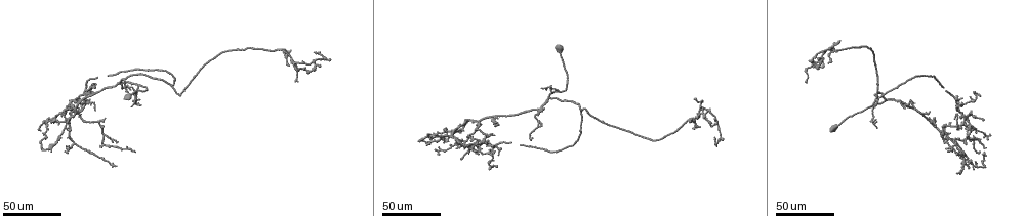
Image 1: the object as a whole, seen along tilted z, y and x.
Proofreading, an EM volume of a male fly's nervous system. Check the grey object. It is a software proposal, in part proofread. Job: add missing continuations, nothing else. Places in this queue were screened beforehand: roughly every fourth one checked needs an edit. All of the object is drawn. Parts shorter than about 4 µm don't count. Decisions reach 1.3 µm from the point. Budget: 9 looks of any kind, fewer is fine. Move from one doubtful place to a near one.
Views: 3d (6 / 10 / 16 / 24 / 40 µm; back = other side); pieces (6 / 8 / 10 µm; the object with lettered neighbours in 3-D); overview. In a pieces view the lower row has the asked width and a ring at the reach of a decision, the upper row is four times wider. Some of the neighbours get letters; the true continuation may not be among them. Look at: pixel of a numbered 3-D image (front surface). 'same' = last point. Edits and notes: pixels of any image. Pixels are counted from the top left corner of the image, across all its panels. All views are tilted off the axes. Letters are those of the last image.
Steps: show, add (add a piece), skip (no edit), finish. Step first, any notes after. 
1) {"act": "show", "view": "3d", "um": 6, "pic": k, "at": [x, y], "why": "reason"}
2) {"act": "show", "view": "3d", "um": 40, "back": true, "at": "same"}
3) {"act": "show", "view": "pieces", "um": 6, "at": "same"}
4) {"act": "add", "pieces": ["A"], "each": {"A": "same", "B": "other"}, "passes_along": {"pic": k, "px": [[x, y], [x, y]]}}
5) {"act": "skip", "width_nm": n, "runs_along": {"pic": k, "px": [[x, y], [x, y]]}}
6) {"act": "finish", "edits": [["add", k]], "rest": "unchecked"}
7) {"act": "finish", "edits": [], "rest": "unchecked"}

{"act": "show", "view": "3d", "um": 40, "pic": 1, "at": [947, 91], "why": "end of a long branch"}

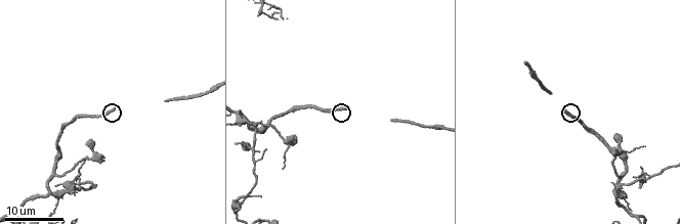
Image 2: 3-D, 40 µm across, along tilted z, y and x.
{"act": "show", "view": "pieces", "um": 8, "pic": 2, "at": [564, 111]}

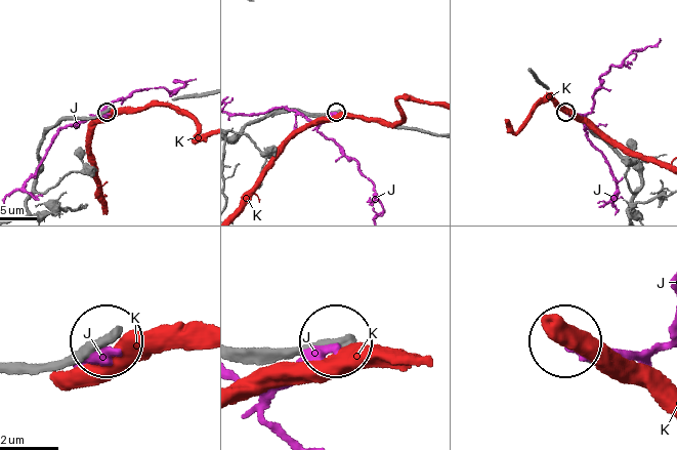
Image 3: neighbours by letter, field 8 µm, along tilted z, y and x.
{"act": "skip", "each": {"J": "other", "K": "other"}, "runs_along": {"pic": 3, "px": [[239, 350], [286, 352], [331, 340]]}, "found": "none of them fits"}

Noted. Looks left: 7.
{"act": "show", "view": "3d", "um": 40, "pic": 1, "at": [981, 151], "why": "tapers out"}

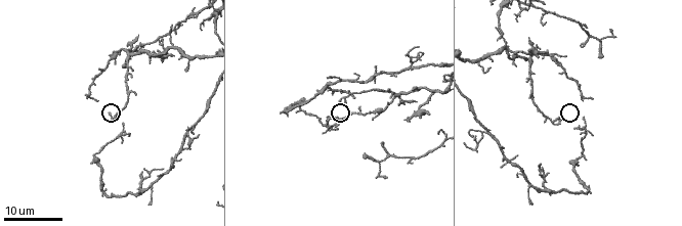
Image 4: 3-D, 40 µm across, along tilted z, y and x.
{"act": "show", "view": "pieces", "um": 8, "pic": 4, "at": [108, 112]}

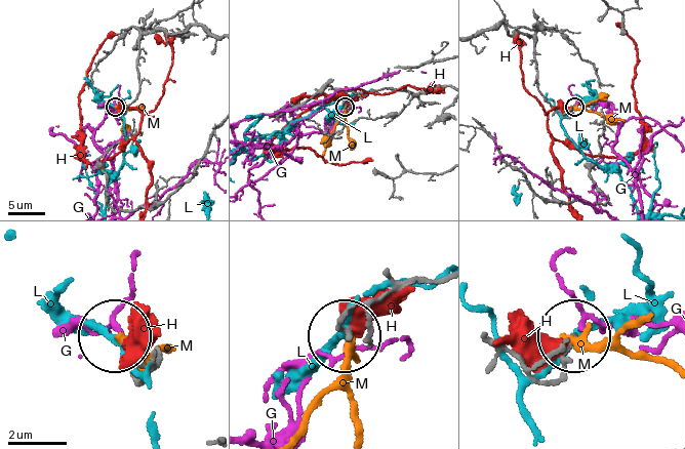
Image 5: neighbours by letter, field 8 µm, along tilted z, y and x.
{"act": "skip", "each": {"G": "other", "H": "other", "L": "other", "M": "other"}, "runs_along": {"pic": 5, "px": [[527, 35], [533, 41], [540, 93], [561, 112], [573, 106]]}, "found": "none of them fits"}

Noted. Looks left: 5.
{"act": "show", "view": "3d", "um": 24, "pic": 4, "at": [381, 141], "why": "free end"}

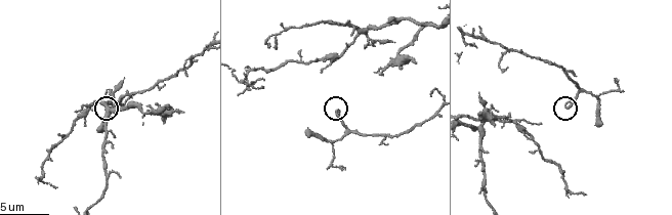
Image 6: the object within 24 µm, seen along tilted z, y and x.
{"act": "show", "view": "pieces", "um": 6, "pic": 6, "at": [337, 110]}

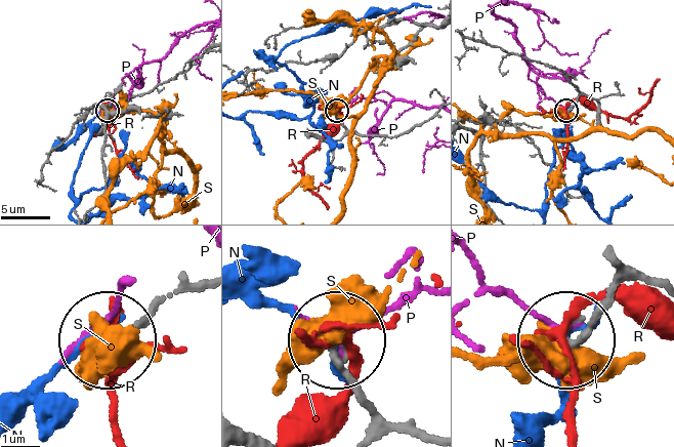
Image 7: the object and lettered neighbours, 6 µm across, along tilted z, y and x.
{"act": "skip", "width_nm": 170, "each": {"N": "other", "P": "other", "R": "other", "S": "other"}, "runs_along": {"pic": 7, "px": [[481, 41], [564, 72], [579, 89], [566, 109]]}, "found": "no lettered piece goes on from it"}

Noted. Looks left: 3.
{"act": "show", "view": "3d", "um": 24, "pic": 1, "at": [470, 142], "why": "end of a long branch"}

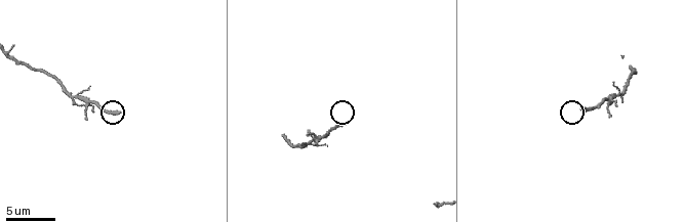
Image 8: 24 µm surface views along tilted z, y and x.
{"act": "show", "view": "pieces", "um": 6, "pic": 8, "at": [118, 113]}

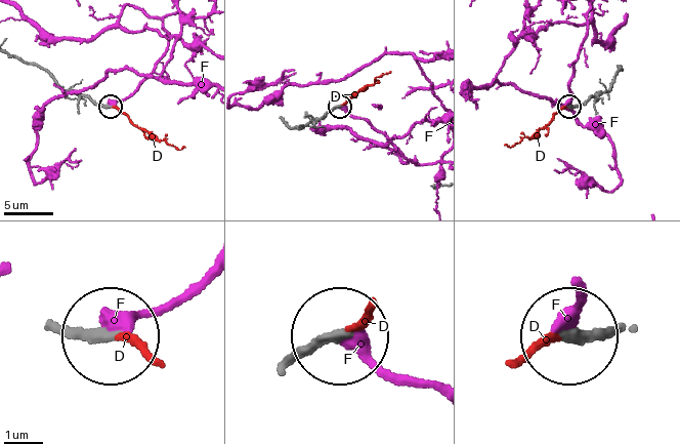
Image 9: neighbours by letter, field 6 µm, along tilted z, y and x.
{"act": "add", "pieces": ["D"], "each": {"D": "same", "F": "other"}, "passes_along": {"pic": 9, "px": [[60, 325], [135, 336], [155, 357]]}, "found": "the neuron continues"}

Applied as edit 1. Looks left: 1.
{"act": "finish", "edits": [["add", 9]], "rest": "unchecked"}

